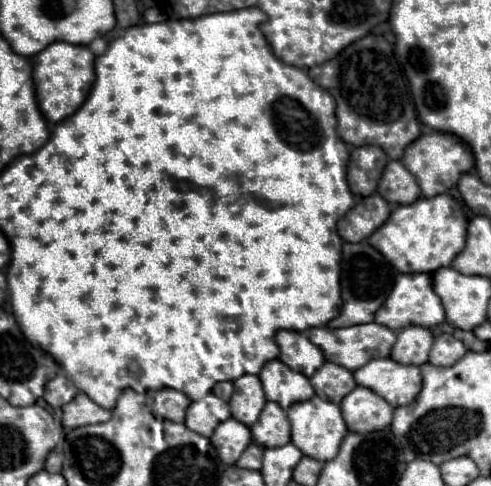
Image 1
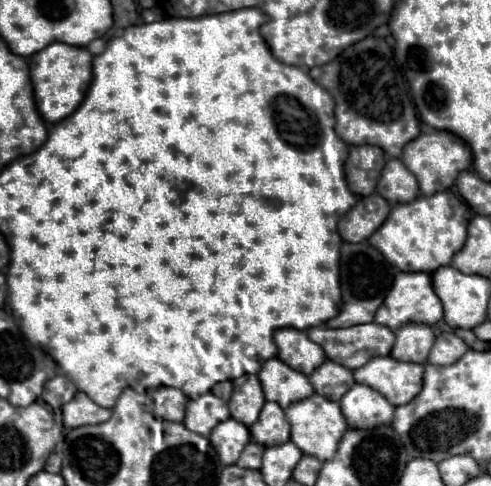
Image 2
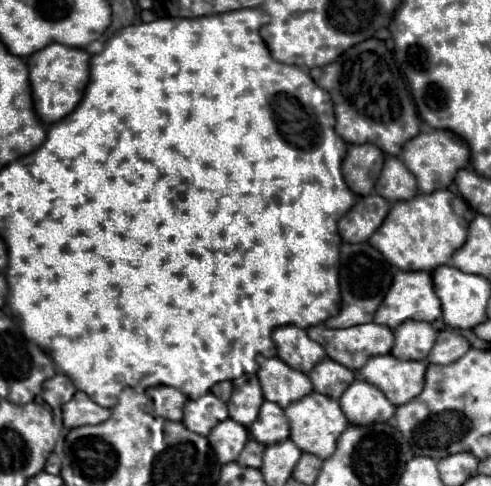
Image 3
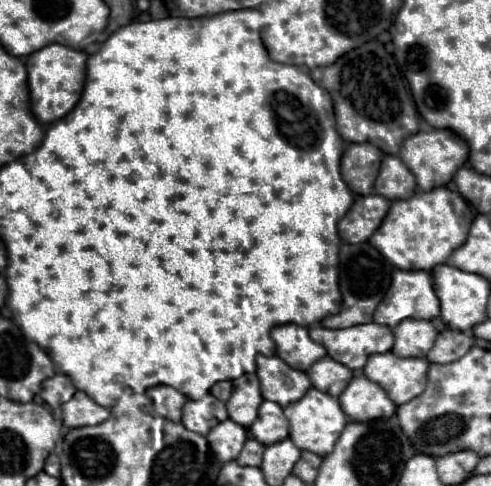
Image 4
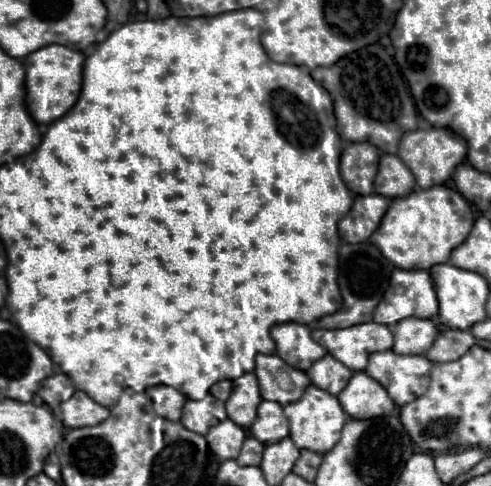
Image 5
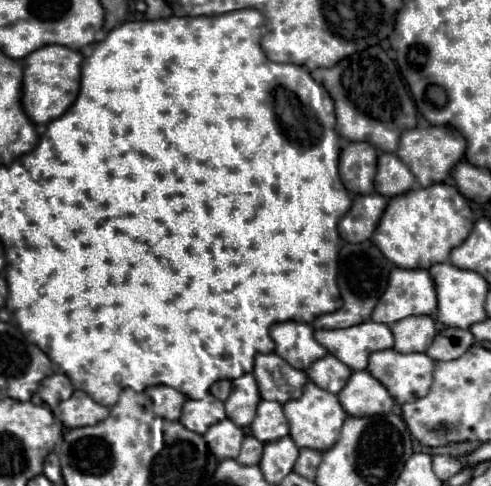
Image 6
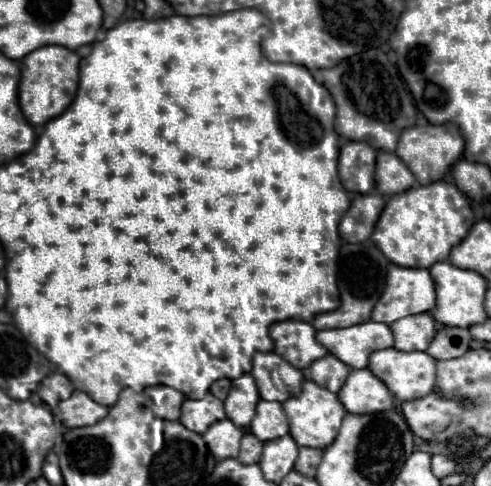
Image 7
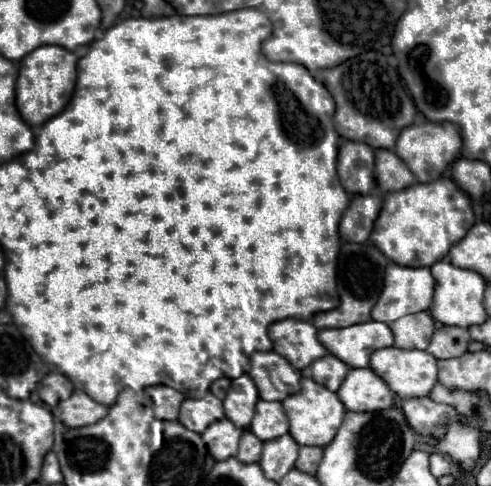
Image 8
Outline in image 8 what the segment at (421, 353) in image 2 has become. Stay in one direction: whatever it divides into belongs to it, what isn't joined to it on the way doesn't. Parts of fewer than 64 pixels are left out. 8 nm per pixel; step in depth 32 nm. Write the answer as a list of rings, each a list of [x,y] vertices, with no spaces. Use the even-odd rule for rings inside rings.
[[[428,310],[402,316],[390,324],[394,332],[394,346],[398,348],[418,348],[426,350],[432,332],[436,330],[434,320]]]

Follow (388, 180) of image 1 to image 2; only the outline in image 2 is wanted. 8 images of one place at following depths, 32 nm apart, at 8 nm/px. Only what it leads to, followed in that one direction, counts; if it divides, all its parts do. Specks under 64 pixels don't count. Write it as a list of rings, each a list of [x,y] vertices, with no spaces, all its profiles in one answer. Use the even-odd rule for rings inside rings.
[[[392,158],[382,170],[376,192],[384,196],[390,204],[400,204],[404,200],[412,200],[412,196],[418,196],[420,190],[412,172],[408,172],[408,168],[404,168],[398,158]]]

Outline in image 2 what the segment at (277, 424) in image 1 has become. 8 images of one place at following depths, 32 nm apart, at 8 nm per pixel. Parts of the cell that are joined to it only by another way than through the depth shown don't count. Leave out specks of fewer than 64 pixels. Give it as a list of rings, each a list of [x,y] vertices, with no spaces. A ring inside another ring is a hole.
[[[266,402],[260,410],[256,424],[250,426],[252,440],[262,446],[276,446],[290,440],[290,424],[284,410],[276,402]]]

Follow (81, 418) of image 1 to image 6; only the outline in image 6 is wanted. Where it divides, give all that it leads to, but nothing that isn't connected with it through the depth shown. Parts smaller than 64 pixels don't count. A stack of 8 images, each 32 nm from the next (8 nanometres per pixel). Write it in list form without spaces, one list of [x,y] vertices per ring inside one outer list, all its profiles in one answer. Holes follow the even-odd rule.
[[[76,390],[68,400],[60,402],[60,410],[62,410],[62,424],[66,428],[92,426],[108,416],[108,408],[94,402],[82,390]]]

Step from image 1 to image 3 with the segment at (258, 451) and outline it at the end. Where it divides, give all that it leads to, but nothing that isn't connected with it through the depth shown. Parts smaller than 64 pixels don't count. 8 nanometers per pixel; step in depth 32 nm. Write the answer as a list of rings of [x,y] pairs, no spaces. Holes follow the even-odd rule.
[[[248,440],[248,444],[244,446],[240,458],[236,460],[240,466],[250,466],[250,468],[260,468],[262,466],[262,454],[264,454],[264,444],[256,442],[256,440]]]

